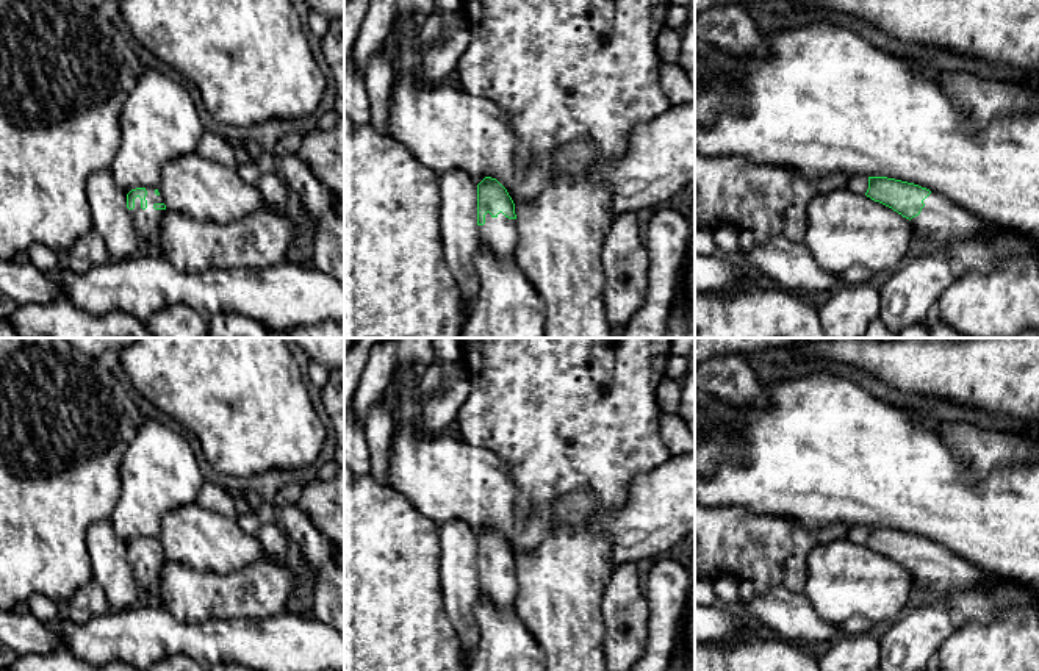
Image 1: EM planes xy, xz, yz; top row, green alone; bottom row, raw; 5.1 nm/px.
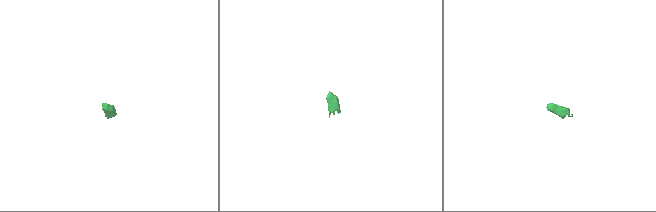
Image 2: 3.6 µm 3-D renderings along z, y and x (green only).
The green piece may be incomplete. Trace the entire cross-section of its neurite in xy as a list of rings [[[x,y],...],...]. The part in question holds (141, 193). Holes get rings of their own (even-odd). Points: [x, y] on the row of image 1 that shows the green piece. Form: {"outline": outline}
{"outline": [[[136,188],[127,194],[127,208],[139,233],[144,249],[152,249],[158,242],[158,230],[166,205],[155,188]]]}

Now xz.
{"outline": [[[491,177],[477,185],[480,244],[502,260],[516,257],[516,214],[507,189]]]}

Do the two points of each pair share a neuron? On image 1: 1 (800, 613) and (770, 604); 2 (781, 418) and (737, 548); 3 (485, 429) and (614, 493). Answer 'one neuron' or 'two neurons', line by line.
1: one neuron
2: two neurons
3: one neuron

